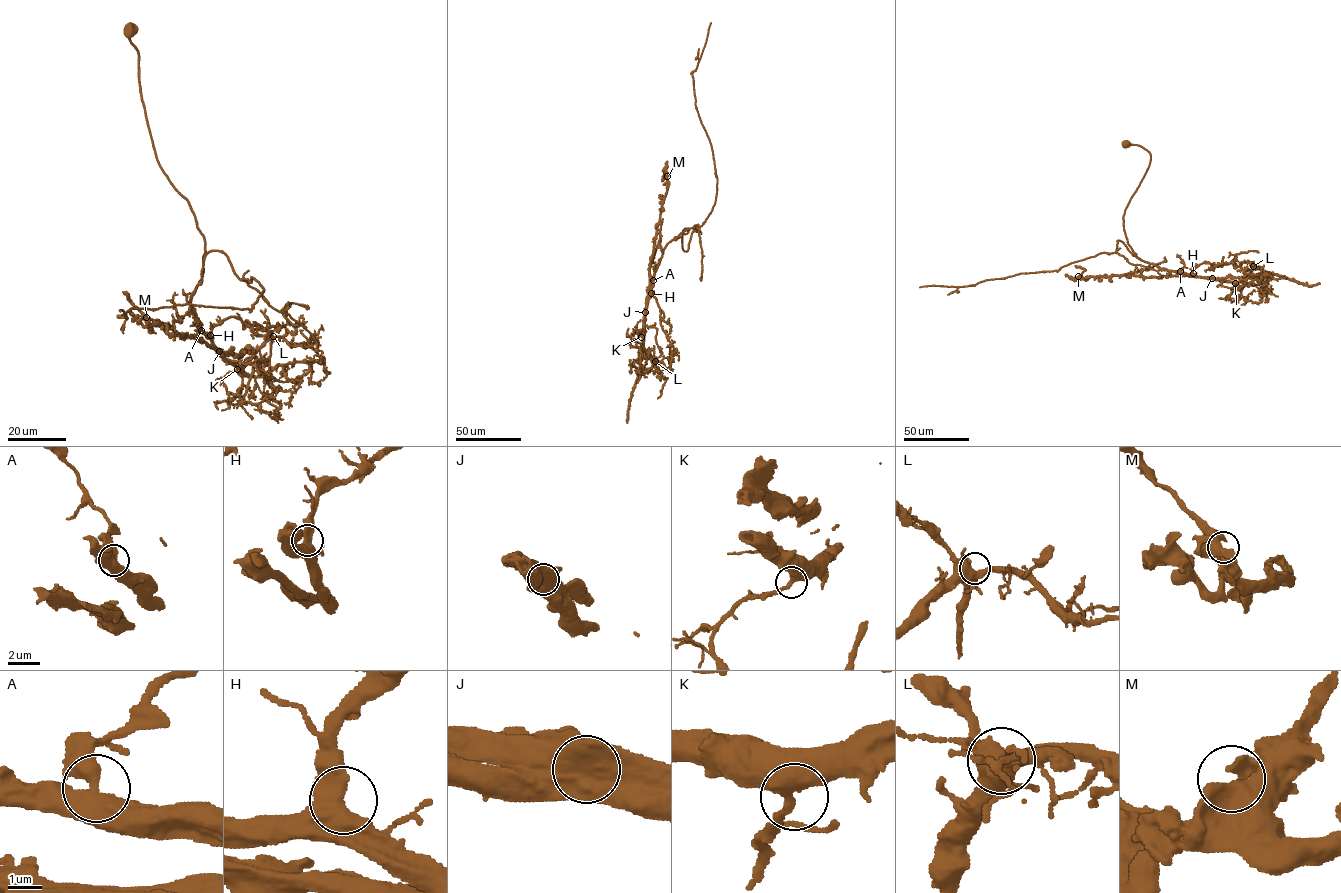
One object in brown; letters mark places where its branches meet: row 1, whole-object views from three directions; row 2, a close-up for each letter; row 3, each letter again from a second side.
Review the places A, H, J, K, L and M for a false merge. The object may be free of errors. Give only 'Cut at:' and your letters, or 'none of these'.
Cut at: J

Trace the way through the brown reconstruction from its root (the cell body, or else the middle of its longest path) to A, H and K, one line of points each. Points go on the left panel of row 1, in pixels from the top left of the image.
A: (130, 30), (125, 32), (139, 55), (156, 159), (203, 237), (203, 272), (190, 303), (201, 330)
H: (130, 30), (125, 32), (139, 55), (156, 159), (203, 237), (203, 272), (190, 303), (198, 328), (210, 335)
K: (130, 30), (125, 32), (139, 55), (156, 159), (203, 237), (203, 272), (190, 303), (198, 328), (237, 369)

